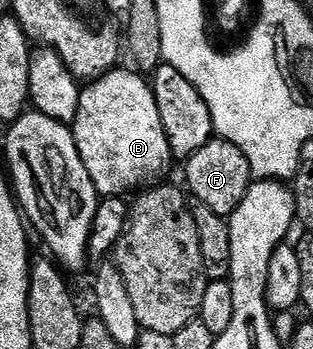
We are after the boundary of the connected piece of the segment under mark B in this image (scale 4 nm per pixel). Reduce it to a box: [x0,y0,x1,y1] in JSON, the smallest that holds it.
[72,68,174,198]

